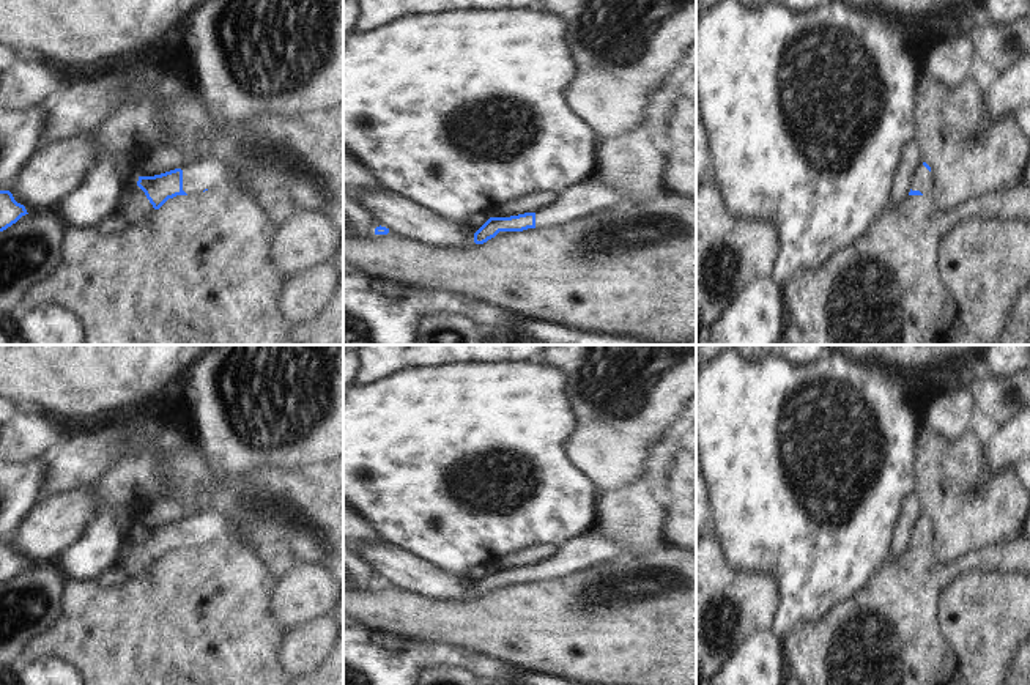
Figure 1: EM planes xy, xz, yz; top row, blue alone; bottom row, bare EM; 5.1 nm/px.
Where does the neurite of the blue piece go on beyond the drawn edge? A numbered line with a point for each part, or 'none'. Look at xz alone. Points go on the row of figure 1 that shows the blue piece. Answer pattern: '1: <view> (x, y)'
1: xz (594, 192)

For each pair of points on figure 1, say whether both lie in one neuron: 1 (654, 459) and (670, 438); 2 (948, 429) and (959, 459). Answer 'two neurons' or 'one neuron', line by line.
1: one neuron
2: two neurons

